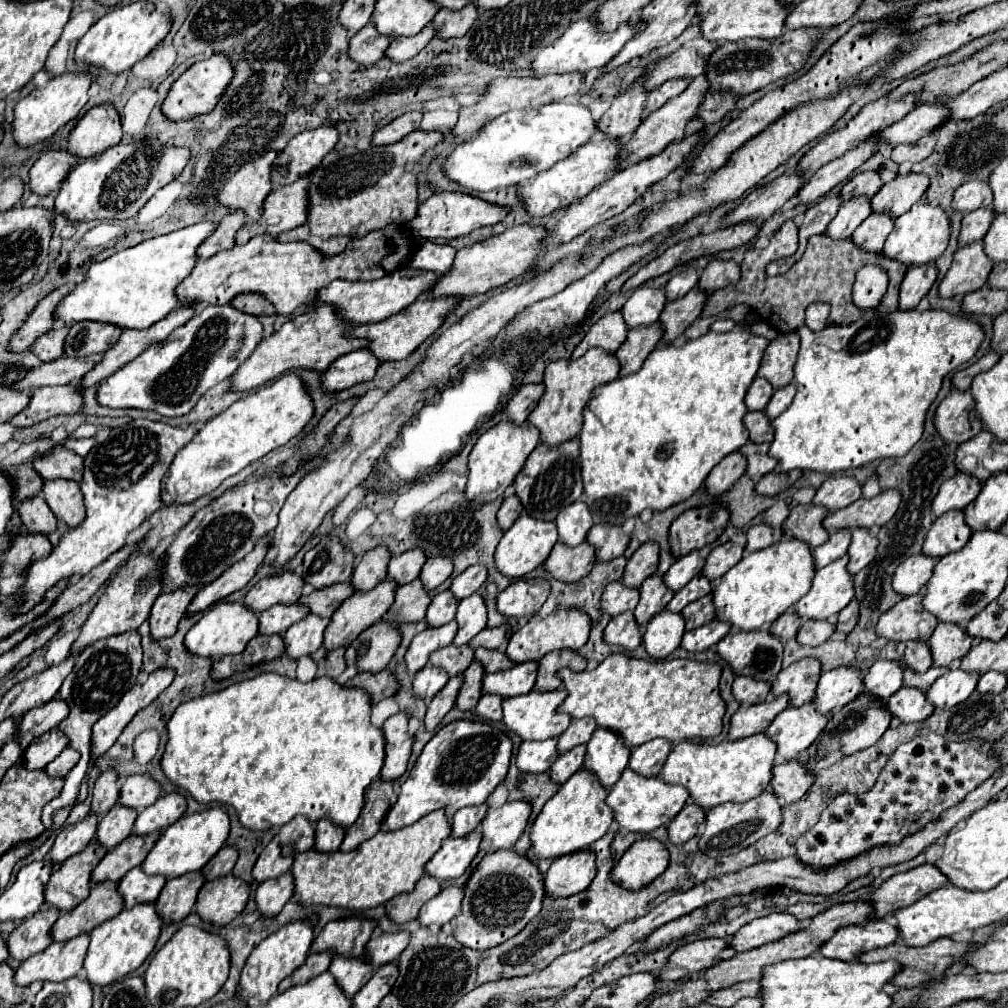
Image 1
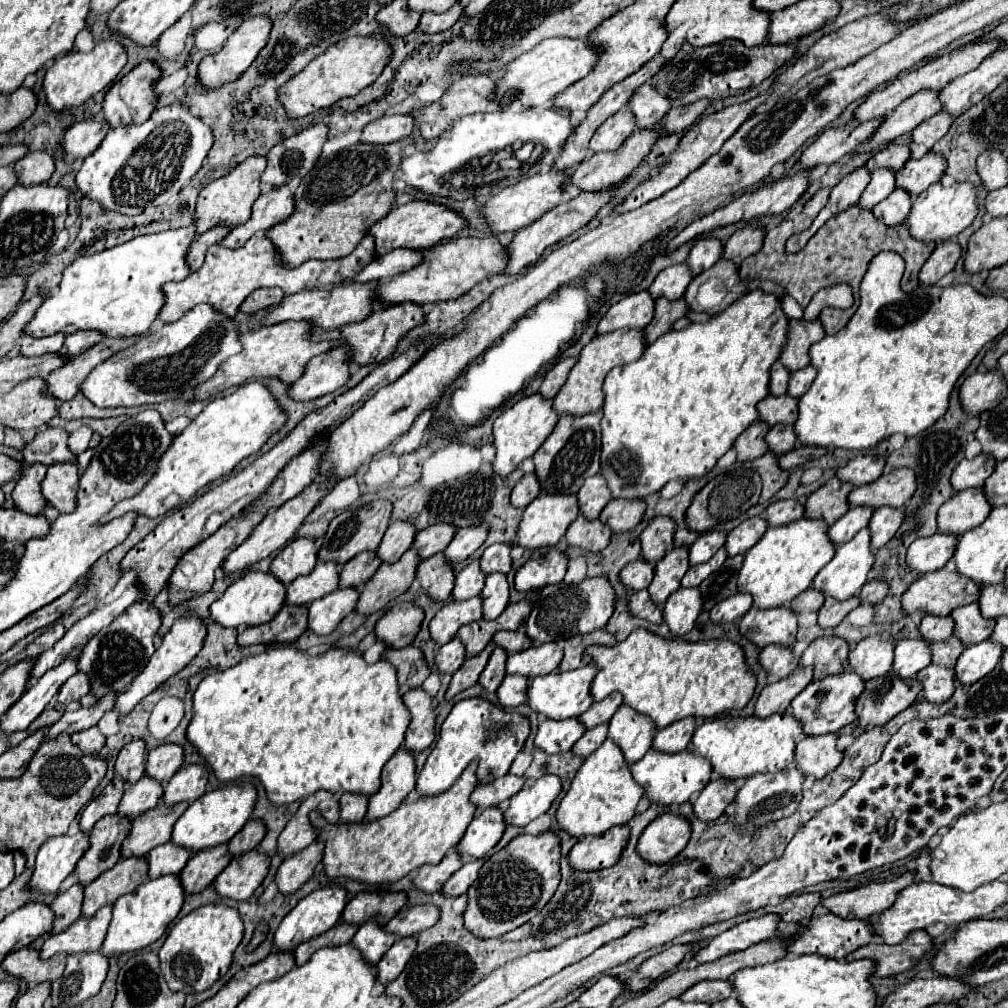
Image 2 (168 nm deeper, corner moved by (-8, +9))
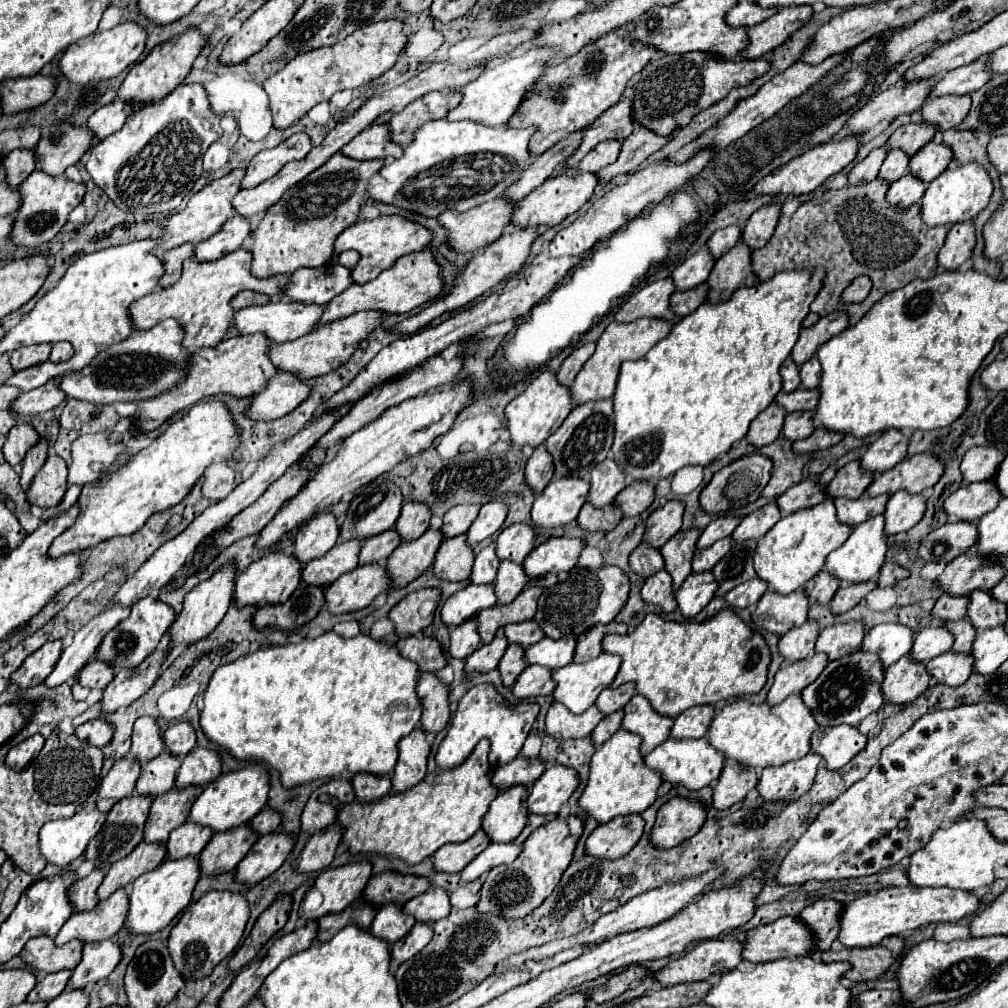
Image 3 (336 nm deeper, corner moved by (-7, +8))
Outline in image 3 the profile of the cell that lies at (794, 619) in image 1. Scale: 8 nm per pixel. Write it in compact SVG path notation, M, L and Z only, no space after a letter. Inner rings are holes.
M820 571L812 581L806 583L804 591L816 603L830 603L834 593L838 591L838 587L840 587L840 579L838 577L834 577L828 571Z

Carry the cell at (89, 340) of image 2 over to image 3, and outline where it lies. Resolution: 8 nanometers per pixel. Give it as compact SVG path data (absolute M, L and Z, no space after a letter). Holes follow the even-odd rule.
M62 341L62 343L54 343L52 347L52 353L50 353L50 361L52 363L62 363L62 361L68 361L72 357L72 345Z

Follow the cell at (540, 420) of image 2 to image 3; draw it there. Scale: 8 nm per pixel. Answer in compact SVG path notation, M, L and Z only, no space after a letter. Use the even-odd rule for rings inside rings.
M544 371L538 377L532 379L532 383L526 387L524 393L520 393L518 397L514 397L508 405L506 405L506 419L508 419L508 431L510 431L510 441L518 447L530 445L530 447L538 447L542 445L568 417L568 413L572 411L572 395L570 389L560 385L556 379L556 373L552 371Z

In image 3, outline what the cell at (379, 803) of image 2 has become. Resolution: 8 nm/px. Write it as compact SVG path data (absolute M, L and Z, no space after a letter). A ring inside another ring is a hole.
M416 727L410 735L400 739L398 749L400 749L400 757L394 769L392 785L400 793L424 779L428 755L430 755L430 743L426 739L426 733Z

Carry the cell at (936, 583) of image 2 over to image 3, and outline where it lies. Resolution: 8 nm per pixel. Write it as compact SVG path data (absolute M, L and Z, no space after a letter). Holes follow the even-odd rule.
M976 551L964 553L948 563L938 577L940 587L952 595L970 595L974 589L990 591L1006 575L1002 563L980 559Z

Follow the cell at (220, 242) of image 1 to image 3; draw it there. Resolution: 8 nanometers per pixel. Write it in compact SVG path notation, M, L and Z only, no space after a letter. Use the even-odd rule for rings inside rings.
M184 245L184 247L176 247L172 251L166 251L162 255L162 263L164 263L164 275L160 277L158 285L160 287L170 287L172 283L176 283L180 279L180 271L182 271L182 261L192 257L192 245Z

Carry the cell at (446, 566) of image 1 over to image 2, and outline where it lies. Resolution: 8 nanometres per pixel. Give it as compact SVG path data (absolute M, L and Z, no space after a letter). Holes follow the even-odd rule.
M475 526L469 530L457 530L457 534L453 536L451 544L445 548L445 558L449 560L451 566L455 566L457 562L467 560L487 538L487 530L485 526Z

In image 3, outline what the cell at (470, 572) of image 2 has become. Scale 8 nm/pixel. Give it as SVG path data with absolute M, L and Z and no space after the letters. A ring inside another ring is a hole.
M492 543L476 555L476 563L474 563L472 575L470 575L472 583L494 583L498 565L500 565L500 559L496 555L496 543Z

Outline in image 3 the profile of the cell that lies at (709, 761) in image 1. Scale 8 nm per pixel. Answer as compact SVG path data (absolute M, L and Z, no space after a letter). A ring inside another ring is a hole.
M800 693L786 697L778 705L756 705L746 699L736 699L714 717L708 729L708 741L728 759L744 763L748 767L764 769L770 765L802 759L810 751L810 735L816 727L818 723L812 717L812 711L804 705Z

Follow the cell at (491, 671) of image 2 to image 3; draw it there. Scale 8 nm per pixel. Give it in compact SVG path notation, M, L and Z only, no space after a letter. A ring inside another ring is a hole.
M512 643L512 645L508 647L508 651L504 653L500 665L498 665L498 669L500 669L500 673L502 673L504 685L512 687L512 685L516 683L516 679L520 677L520 673L522 673L526 667L528 667L528 663L524 661L524 647Z

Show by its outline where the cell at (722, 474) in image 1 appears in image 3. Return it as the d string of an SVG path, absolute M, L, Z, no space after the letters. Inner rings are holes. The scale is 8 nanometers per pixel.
M772 403L772 407L768 407L766 411L762 411L752 421L752 427L750 427L748 435L746 435L748 441L754 447L764 447L764 445L776 441L778 435L780 435L780 431L782 431L784 417L786 417L784 407L780 407L778 403Z

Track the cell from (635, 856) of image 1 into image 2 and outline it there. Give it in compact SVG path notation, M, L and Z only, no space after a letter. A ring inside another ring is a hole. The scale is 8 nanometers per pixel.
M665 812L643 830L637 840L637 854L651 864L667 864L687 846L689 836L689 822Z

